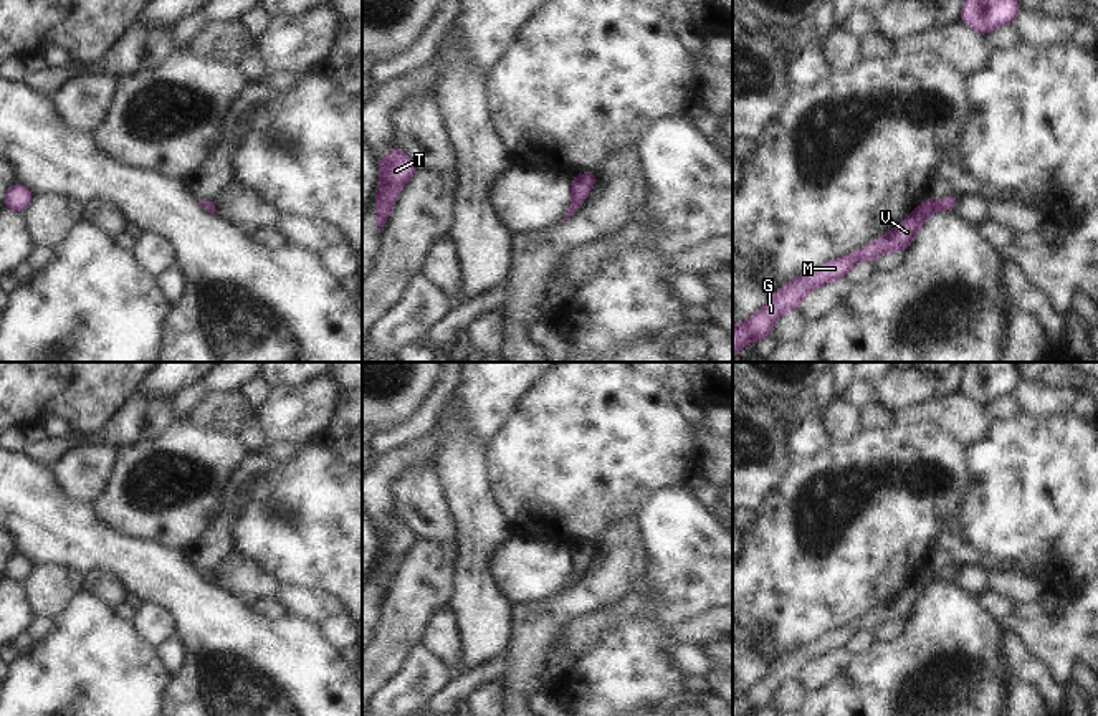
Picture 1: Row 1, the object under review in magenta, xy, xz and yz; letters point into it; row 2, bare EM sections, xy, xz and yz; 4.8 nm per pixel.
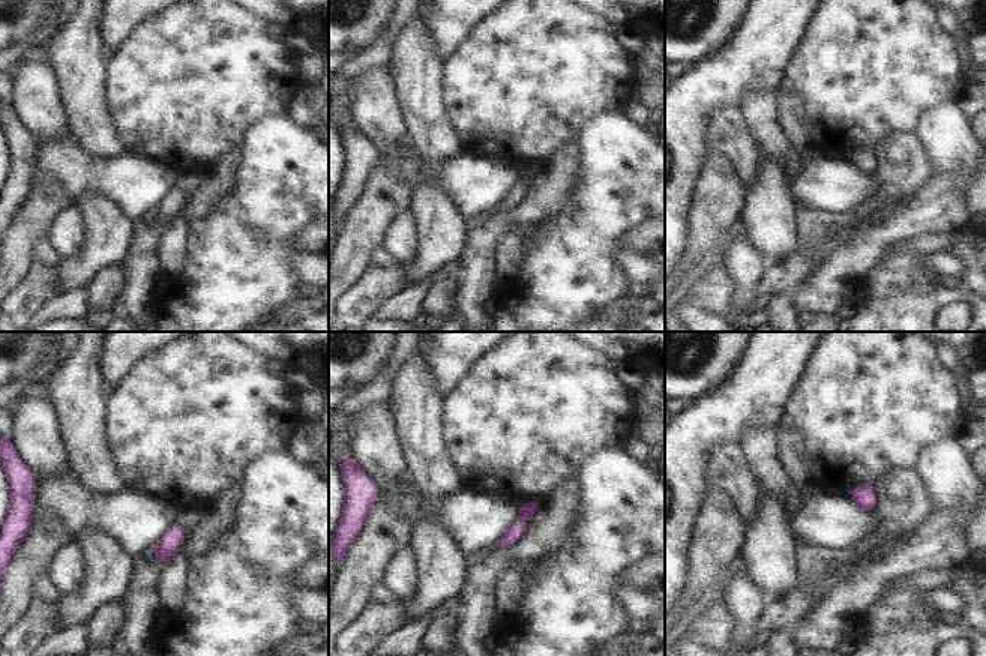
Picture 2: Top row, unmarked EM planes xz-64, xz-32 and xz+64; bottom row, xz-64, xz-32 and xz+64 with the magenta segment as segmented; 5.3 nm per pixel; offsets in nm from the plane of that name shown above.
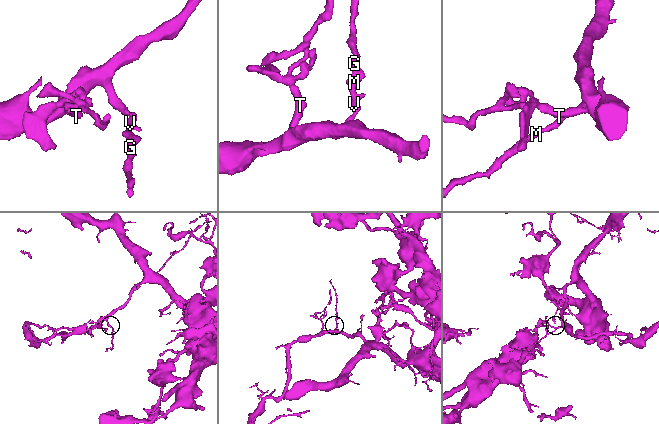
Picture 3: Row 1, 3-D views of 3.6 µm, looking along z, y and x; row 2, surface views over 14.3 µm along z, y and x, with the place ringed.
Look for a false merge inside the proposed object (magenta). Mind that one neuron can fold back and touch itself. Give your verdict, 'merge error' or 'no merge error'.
no merge error

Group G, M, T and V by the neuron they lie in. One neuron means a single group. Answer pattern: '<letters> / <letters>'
G M T V

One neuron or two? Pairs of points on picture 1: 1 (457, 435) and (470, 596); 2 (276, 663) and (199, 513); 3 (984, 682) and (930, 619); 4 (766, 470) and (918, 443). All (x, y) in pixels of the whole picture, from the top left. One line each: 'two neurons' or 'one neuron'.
1: one neuron
2: two neurons
3: one neuron
4: two neurons

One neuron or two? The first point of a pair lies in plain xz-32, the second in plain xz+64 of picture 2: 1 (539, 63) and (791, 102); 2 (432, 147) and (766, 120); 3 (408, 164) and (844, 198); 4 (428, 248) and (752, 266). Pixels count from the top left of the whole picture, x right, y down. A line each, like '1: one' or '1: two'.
1: two
2: one
3: one
4: two

